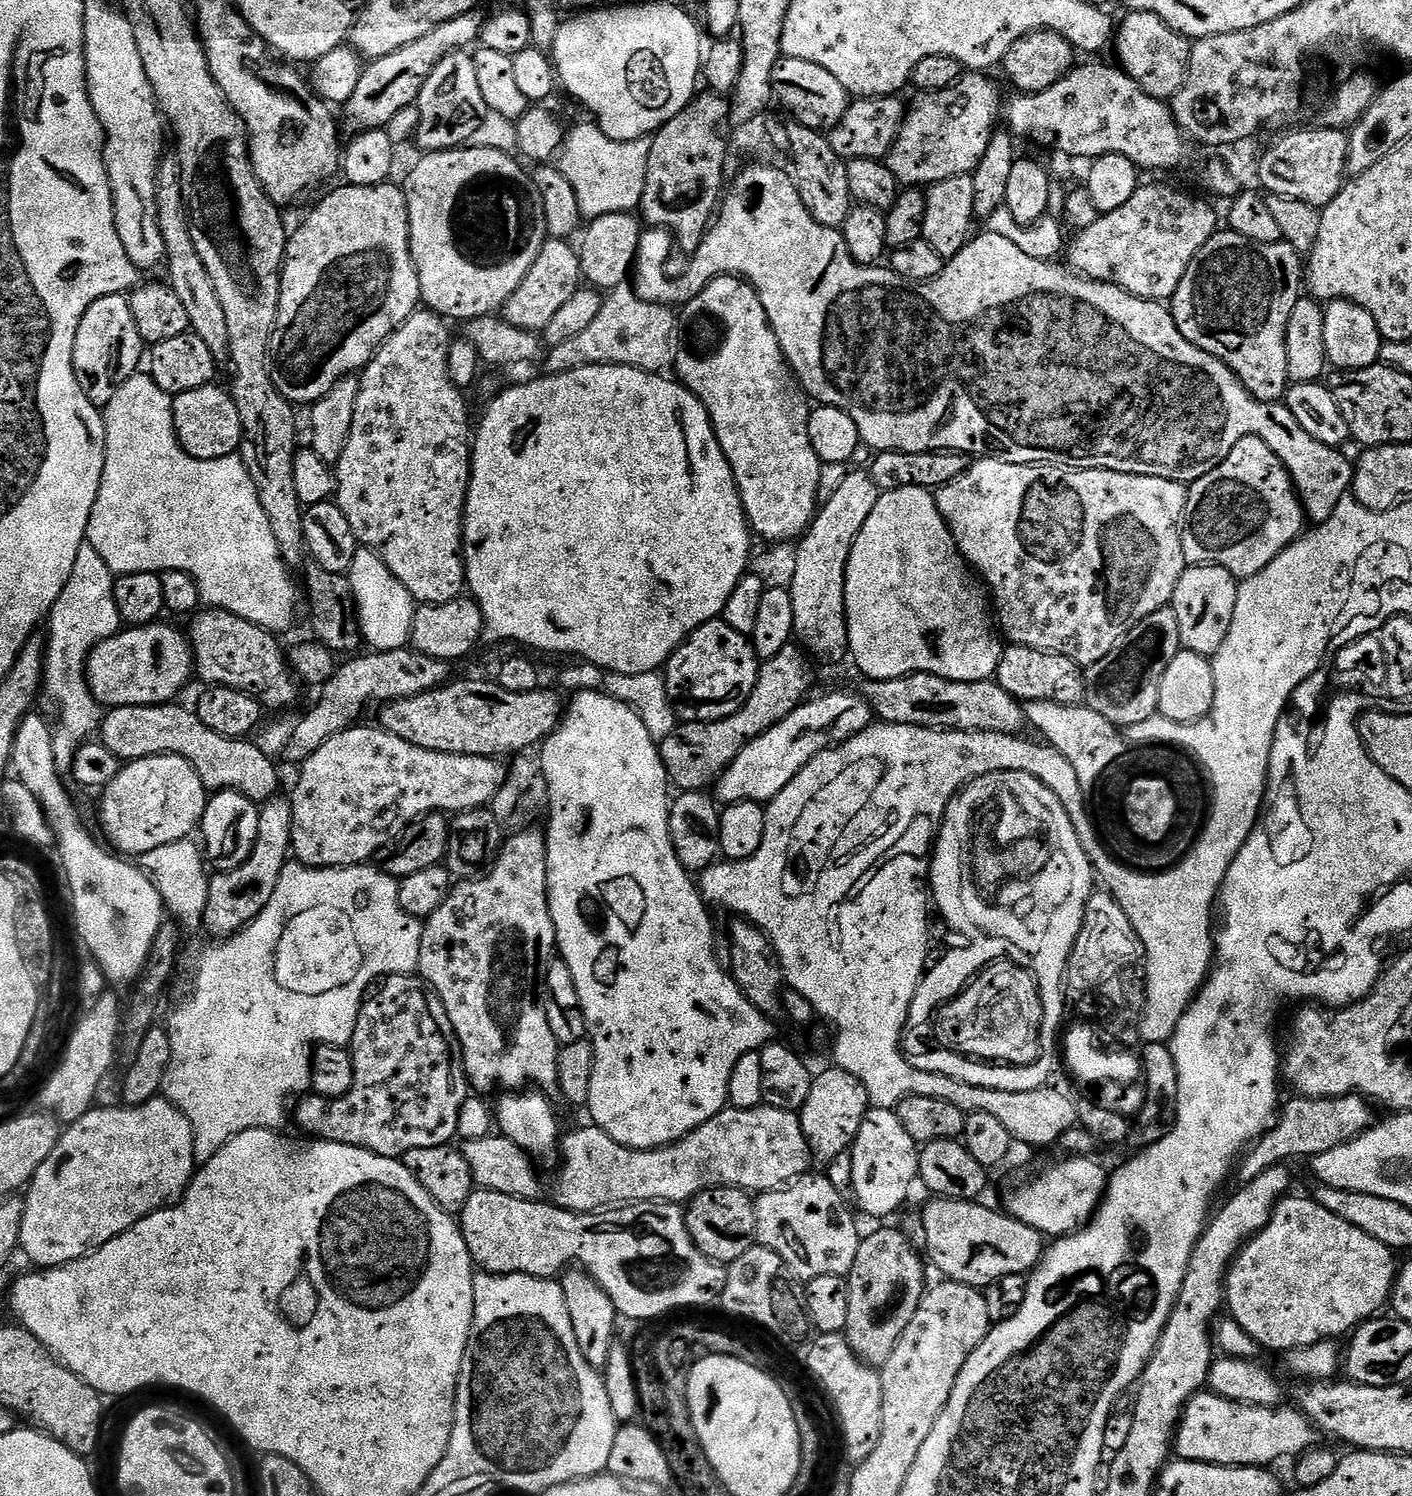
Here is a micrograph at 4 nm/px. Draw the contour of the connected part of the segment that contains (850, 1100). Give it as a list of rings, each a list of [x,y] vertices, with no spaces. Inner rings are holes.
[[[829,1066],[824,1073],[817,1075],[810,1086],[810,1098],[799,1110],[802,1134],[806,1134],[808,1154],[813,1165],[827,1166],[838,1158],[838,1154],[849,1151],[856,1140],[864,1115],[870,1111],[866,1086],[846,1074],[846,1070]]]

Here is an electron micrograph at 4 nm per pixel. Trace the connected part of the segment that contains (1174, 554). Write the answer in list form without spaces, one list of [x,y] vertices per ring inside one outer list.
[[[980,458],[975,462],[969,463],[966,474],[962,474],[958,478],[954,478],[954,482],[942,486],[935,493],[935,497],[938,510],[942,514],[946,526],[950,530],[950,534],[954,538],[956,549],[962,553],[964,559],[967,560],[969,565],[971,565],[971,567],[978,573],[979,579],[986,585],[987,591],[990,593],[991,599],[994,601],[994,616],[998,621],[998,628],[1002,633],[1003,639],[1007,641],[1008,644],[1030,646],[1030,650],[1042,650],[1043,652],[1062,654],[1066,658],[1070,658],[1082,666],[1087,666],[1094,662],[1098,662],[1102,658],[1106,658],[1106,654],[1110,654],[1110,650],[1117,648],[1117,646],[1119,646],[1120,643],[1122,643],[1122,641],[1130,634],[1130,630],[1134,630],[1134,626],[1138,626],[1138,622],[1142,622],[1142,618],[1154,614],[1154,610],[1169,607],[1172,603],[1174,590],[1178,586],[1178,578],[1182,578],[1182,574],[1186,567],[1180,530],[1184,518],[1184,511],[1186,510],[1186,502],[1188,501],[1188,488],[1178,480],[1154,478],[1153,476],[1135,476],[1134,474],[1111,472],[1110,470],[1102,470],[1101,468],[1061,468],[1054,464],[1005,464],[1004,461],[995,458]]]

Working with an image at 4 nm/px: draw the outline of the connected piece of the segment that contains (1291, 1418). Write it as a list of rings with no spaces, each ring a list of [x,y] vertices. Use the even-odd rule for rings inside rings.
[[[1201,1390],[1188,1399],[1188,1405],[1180,1414],[1180,1422],[1174,1433],[1174,1452],[1179,1459],[1193,1460],[1203,1464],[1221,1464],[1235,1468],[1255,1468],[1272,1466],[1283,1456],[1301,1456],[1317,1443],[1318,1429],[1299,1408],[1295,1406],[1276,1406],[1270,1404],[1239,1404],[1227,1400],[1211,1390]]]

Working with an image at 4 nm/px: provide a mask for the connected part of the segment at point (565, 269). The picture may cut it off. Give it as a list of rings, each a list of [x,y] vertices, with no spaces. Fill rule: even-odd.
[[[564,238],[545,239],[534,266],[530,266],[526,278],[522,278],[521,285],[504,304],[503,319],[519,328],[539,333],[550,322],[550,318],[558,314],[560,307],[581,288],[580,254],[573,245],[571,248],[568,244],[571,243]]]

